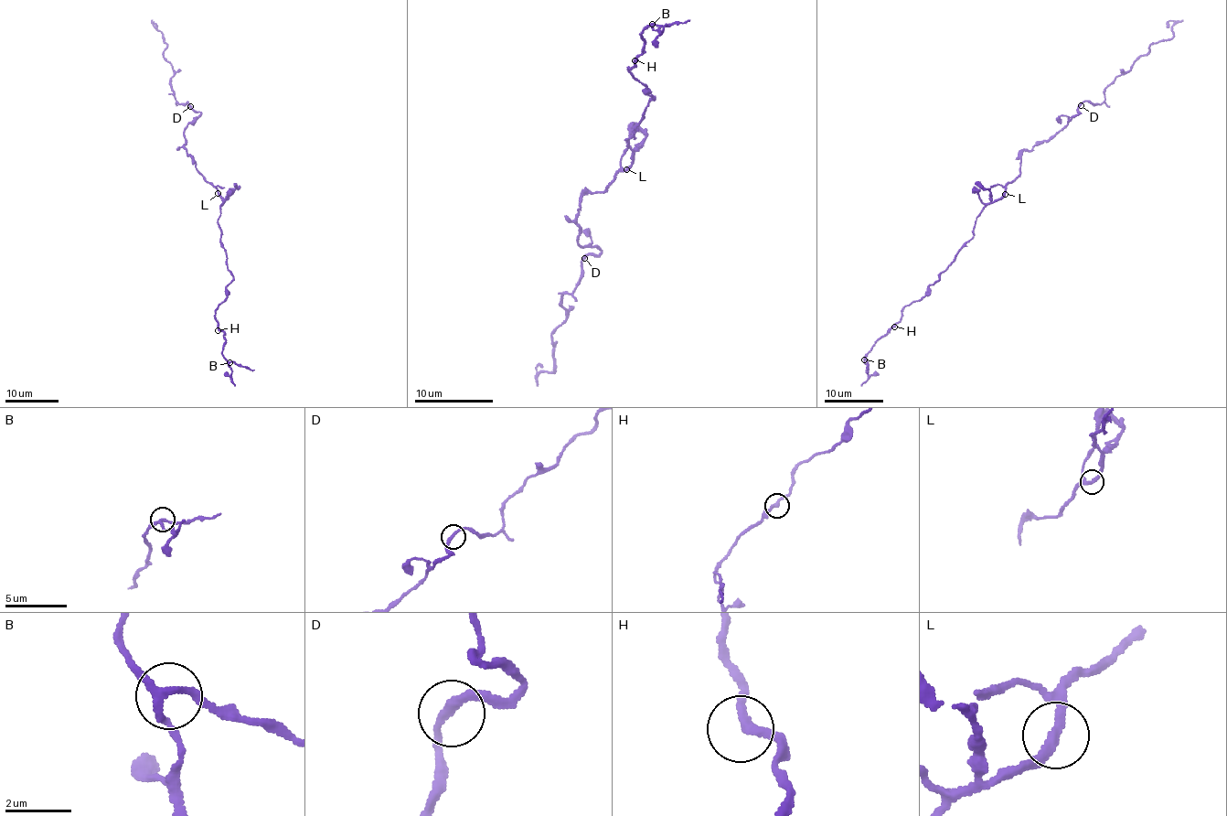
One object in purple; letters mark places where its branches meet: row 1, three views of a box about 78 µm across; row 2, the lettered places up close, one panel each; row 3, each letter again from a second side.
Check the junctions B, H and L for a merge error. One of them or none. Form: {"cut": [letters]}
{"cut": []}

